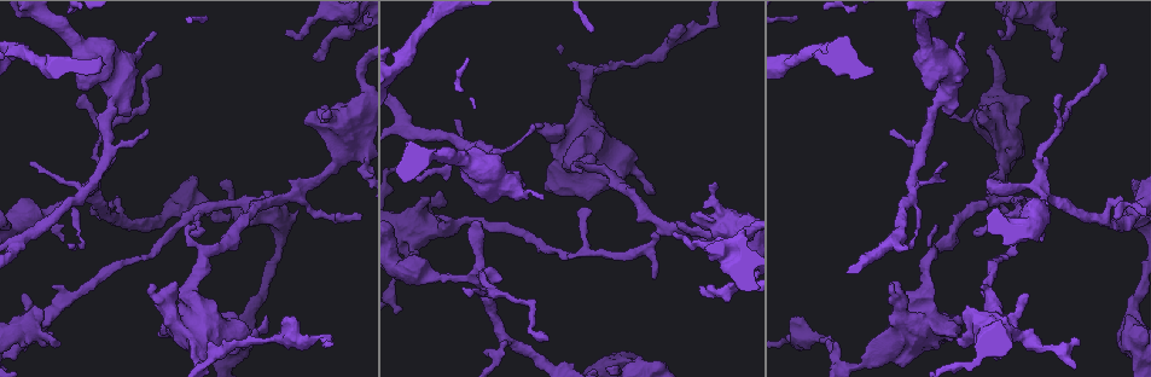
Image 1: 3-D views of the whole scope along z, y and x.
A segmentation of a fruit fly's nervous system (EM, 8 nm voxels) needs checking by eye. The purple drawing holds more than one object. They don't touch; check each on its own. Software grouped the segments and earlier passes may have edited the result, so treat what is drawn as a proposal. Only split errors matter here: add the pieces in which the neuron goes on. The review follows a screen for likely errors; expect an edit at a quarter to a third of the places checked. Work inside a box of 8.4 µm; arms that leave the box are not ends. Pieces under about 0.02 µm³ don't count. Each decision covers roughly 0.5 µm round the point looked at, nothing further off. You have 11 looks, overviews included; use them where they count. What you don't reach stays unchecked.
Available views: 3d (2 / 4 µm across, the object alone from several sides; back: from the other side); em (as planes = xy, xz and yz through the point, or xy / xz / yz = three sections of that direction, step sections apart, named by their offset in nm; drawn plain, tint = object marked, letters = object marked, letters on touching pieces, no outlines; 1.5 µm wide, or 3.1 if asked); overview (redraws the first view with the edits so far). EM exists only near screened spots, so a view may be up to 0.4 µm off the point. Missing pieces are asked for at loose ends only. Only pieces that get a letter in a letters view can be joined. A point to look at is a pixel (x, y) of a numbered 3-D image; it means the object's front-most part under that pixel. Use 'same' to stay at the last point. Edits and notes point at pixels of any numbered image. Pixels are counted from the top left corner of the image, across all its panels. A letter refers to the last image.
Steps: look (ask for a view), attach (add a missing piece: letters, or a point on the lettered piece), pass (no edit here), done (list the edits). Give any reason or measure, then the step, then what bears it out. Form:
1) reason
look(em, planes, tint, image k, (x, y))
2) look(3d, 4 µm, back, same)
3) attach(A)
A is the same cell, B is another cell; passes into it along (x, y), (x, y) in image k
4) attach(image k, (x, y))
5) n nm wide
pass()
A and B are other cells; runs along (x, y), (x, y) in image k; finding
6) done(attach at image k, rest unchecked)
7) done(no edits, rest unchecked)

free end
look(3d, 4 µm, image 1, (609, 188))

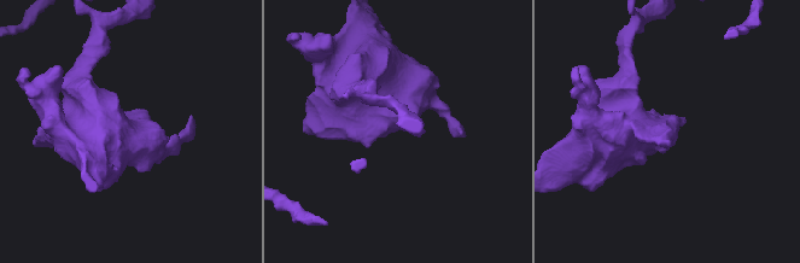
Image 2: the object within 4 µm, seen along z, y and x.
need the tissue
look(em, planes, letters, image 2, (397, 128))

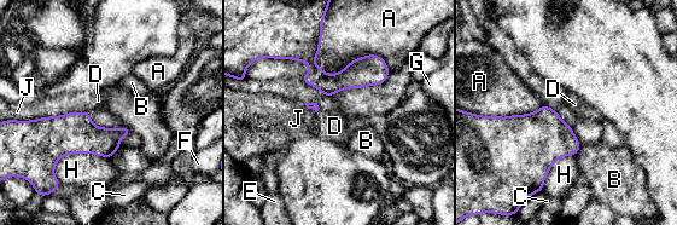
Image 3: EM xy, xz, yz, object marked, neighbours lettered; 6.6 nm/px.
A touches over 500 nm
pass()
A, B, C, D, E, F, G, H and J are other cells; none of them fits

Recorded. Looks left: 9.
thin end
look(em, planes, letters, image 1, (454, 118))

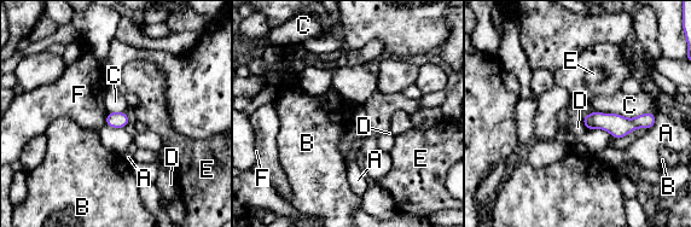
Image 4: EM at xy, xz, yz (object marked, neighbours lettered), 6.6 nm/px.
C touches over 380 nm
pass()
A, B, C, D, E and F are other cells; runs along (586, 120), (650, 123) in image 4; no lettered piece goes on from it

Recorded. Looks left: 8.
an open end
look(em, planes, letters, image 1, (481, 225))

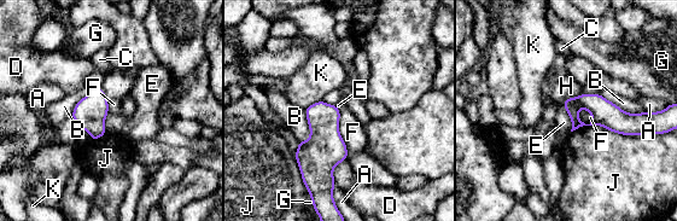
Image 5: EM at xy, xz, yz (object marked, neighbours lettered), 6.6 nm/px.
pass()
A, B, C, D, E, F, G, H, J and K are other cells; runs along (567, 102), (643, 121) in image 5; none of them fits

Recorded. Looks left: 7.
tapers out
look(3d, 2 µm, image 1, (546, 337))

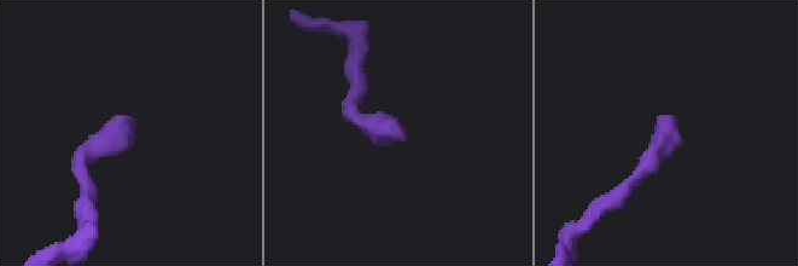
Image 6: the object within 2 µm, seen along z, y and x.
look(em, yz, step 8, tint, image 6, (129, 117))

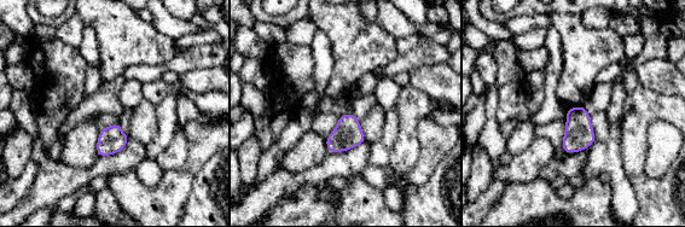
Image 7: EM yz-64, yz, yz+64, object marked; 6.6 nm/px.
cut it another way
look(em, planes, letters, same)

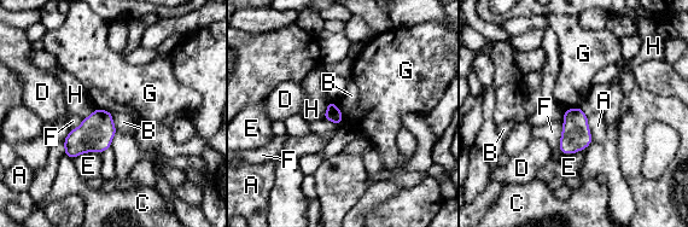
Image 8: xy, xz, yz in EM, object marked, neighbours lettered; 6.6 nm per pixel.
100 nm wide
pass()
A, B, C, D, E, F, G and H are other cells; border along (111, 112), (114, 126), (117, 129) in image 8; none of them fits

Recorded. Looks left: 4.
done(no edits, rest unchecked)

